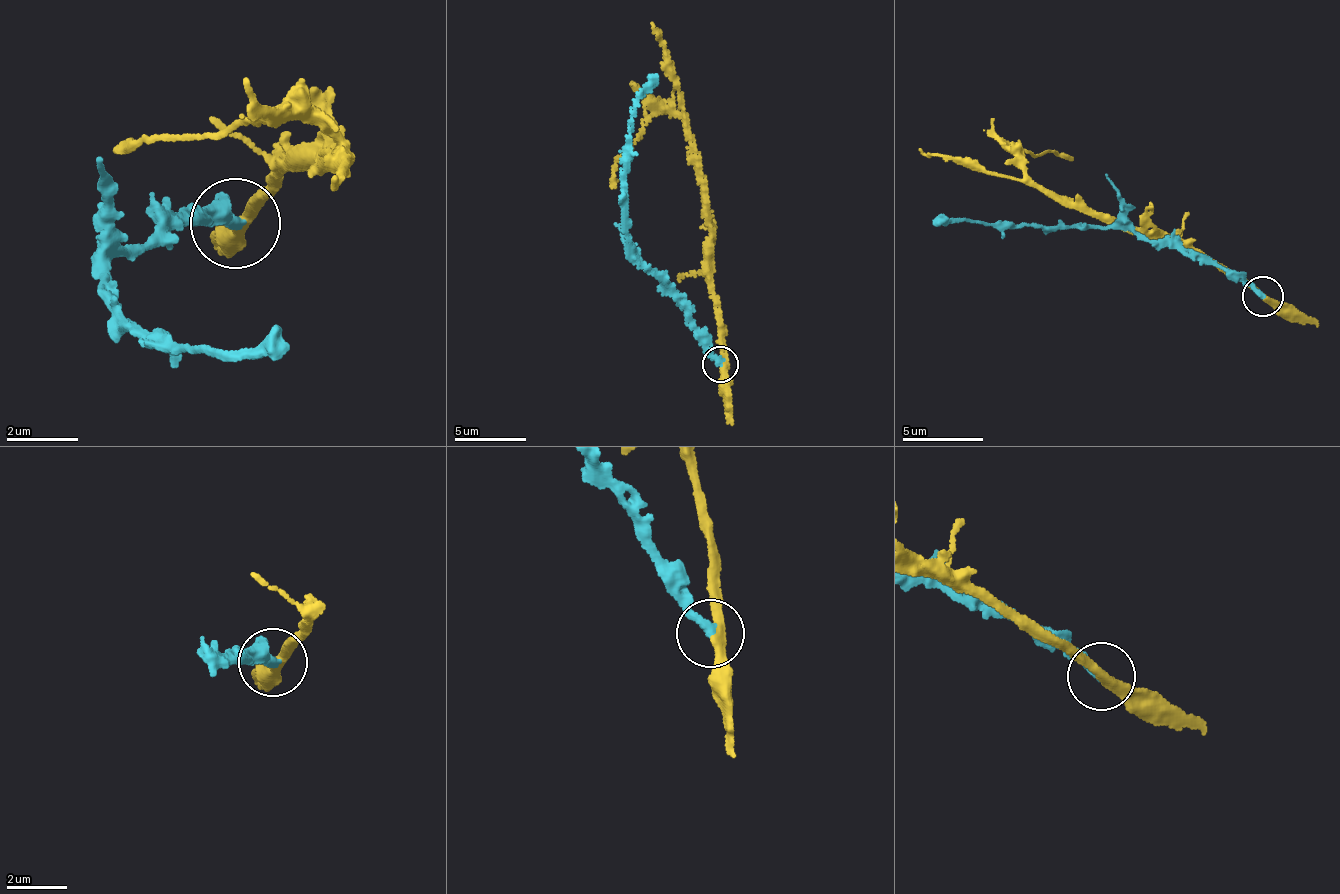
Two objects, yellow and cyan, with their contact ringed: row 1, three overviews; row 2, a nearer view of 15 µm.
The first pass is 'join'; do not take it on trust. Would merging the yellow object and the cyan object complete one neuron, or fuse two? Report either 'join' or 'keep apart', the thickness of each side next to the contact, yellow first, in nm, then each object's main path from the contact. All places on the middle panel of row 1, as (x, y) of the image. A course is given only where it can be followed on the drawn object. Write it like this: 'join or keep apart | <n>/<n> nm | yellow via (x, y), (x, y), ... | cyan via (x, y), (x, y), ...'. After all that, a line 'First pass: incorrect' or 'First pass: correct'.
join | 340/320 nm | yellow via (721, 365), (710, 263), (706, 181), (699, 153), (678, 116), (665, 113), (645, 119), (616, 166), (611, 187) | cyan via (721, 365), (678, 298), (634, 254), (626, 234), (627, 138), (635, 106), (656, 75)
First pass: correct

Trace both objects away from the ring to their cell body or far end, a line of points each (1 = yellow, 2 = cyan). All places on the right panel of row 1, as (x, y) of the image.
1: (1263, 297), (1174, 242), (1091, 219), (1063, 205), (1028, 172), (1023, 149), (1071, 160)
2: (1263, 297), (1187, 250), (1121, 228), (1095, 224), (1036, 230), (935, 222)

